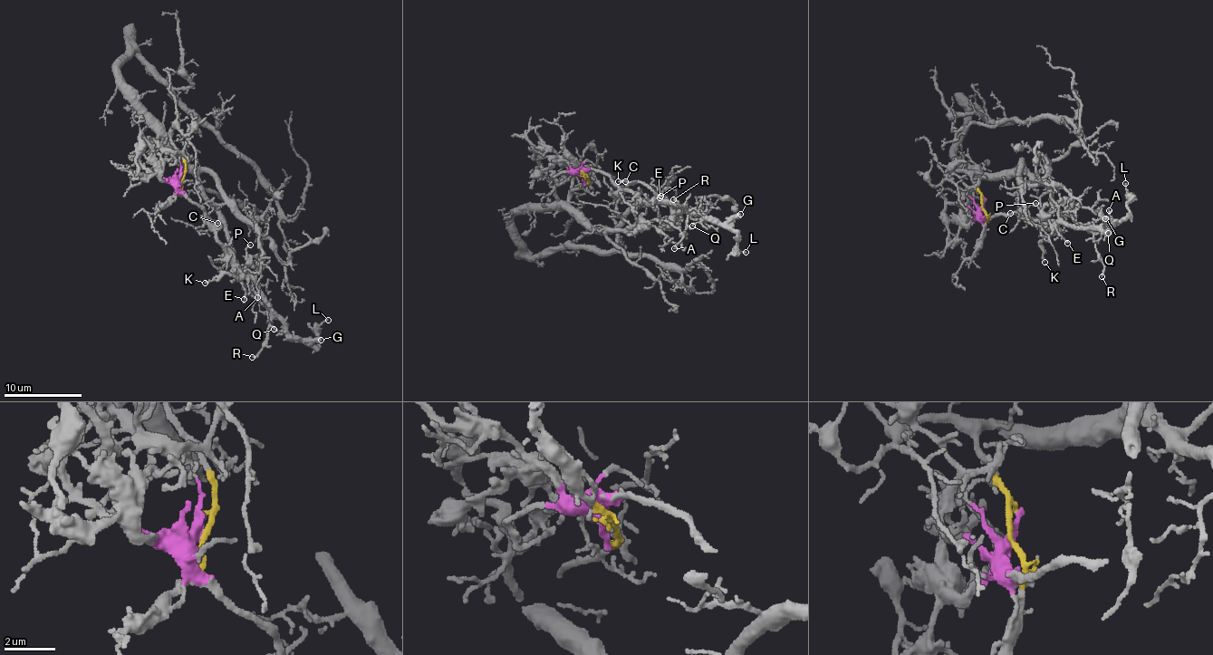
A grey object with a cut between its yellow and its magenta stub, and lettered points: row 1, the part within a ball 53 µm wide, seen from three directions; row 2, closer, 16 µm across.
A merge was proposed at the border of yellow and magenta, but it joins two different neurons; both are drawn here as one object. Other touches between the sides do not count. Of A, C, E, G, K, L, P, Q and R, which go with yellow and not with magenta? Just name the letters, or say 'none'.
none

